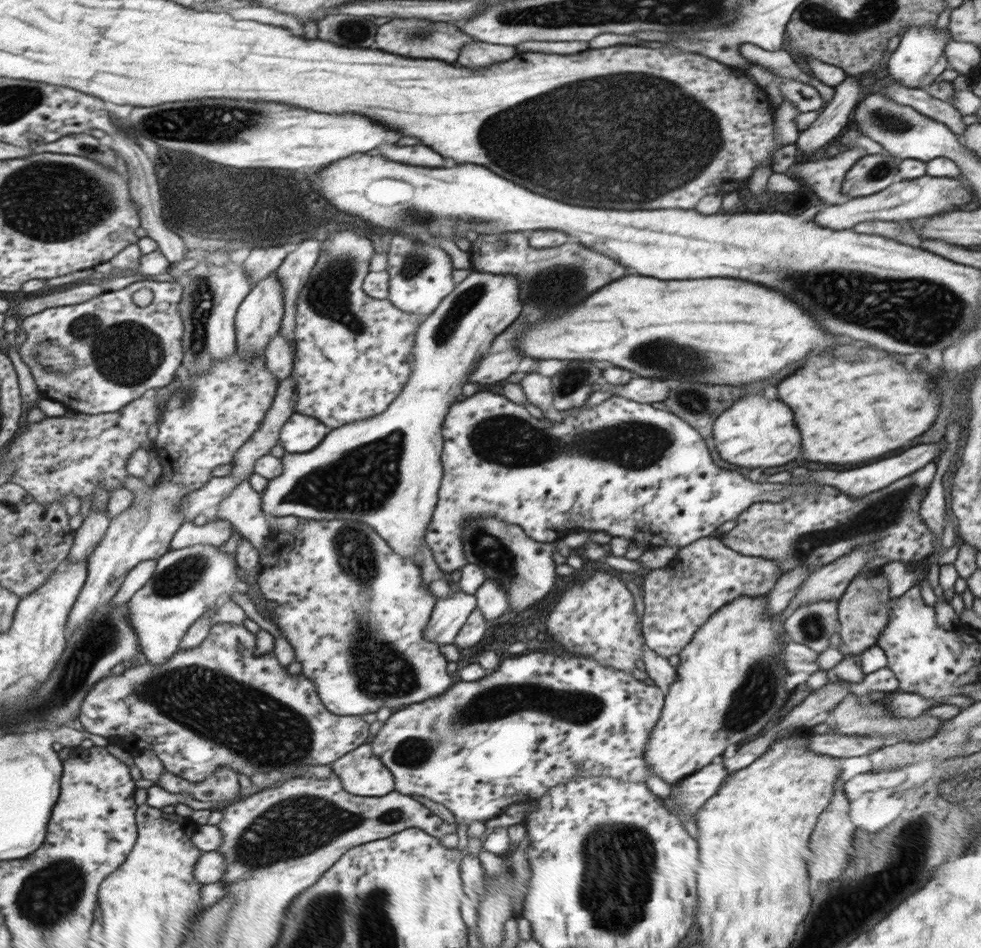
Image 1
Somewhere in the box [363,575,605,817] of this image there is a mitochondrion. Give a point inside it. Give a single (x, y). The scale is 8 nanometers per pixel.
(410, 752)

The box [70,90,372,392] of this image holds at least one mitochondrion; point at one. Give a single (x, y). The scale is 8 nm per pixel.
(216, 122)

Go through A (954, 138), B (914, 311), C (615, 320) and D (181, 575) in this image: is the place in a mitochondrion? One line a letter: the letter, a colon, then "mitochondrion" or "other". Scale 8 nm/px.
A: other
B: mitochondrion
C: other
D: mitochondrion

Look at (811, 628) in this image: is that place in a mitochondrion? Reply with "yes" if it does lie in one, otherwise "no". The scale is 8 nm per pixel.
yes

